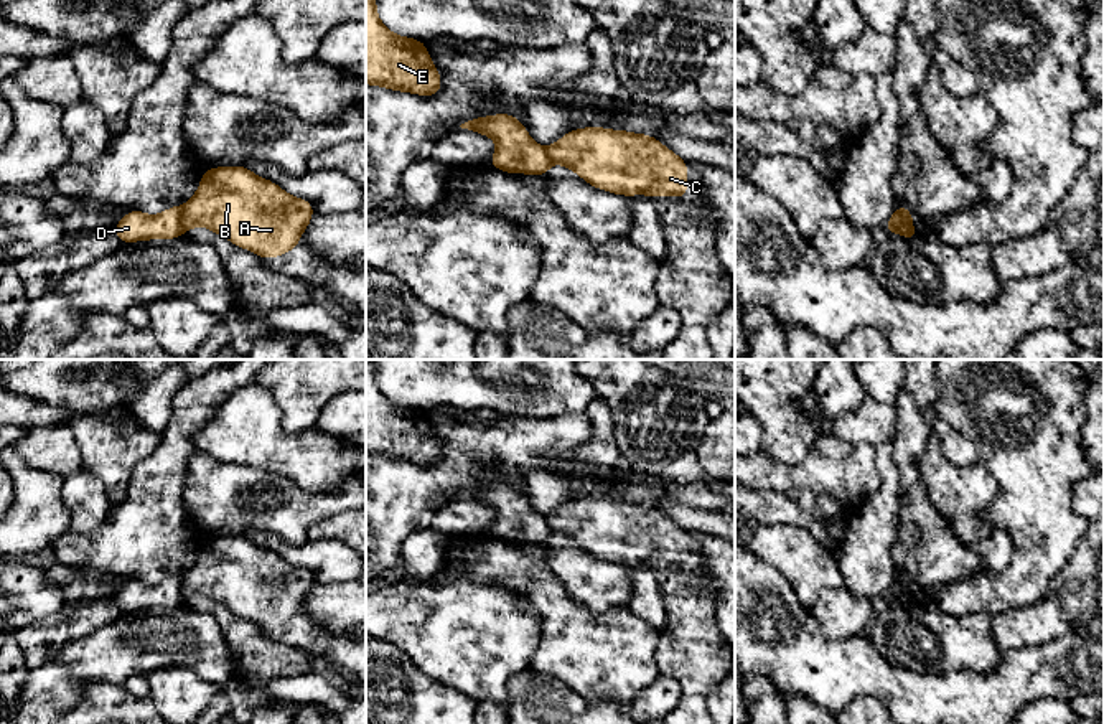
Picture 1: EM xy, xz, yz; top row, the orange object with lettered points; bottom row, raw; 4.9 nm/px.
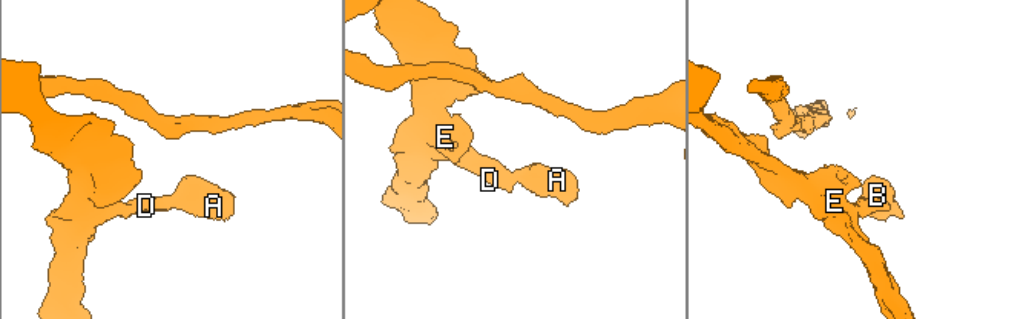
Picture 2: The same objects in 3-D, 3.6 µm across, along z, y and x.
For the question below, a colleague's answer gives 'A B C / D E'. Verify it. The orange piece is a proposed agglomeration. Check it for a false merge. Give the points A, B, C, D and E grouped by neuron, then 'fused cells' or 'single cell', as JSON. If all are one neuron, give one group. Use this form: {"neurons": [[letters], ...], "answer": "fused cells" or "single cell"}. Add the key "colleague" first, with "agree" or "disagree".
{"colleague": "agree", "neurons": [["A", "B", "C"], ["D", "E"]], "answer": "fused cells"}

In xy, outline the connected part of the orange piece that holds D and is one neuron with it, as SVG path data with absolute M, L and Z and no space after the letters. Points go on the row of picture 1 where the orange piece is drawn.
M171 206L153 216L132 209L114 226L114 233L124 244L150 239L176 239L185 234L181 228L181 206Z

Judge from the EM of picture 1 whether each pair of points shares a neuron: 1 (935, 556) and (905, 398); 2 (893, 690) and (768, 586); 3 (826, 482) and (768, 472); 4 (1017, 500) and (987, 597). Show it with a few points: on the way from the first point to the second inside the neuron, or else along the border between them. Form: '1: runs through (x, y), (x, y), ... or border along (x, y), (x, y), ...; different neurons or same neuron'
1: runs through (918, 517), (908, 475), (908, 437); same neuron
2: runs through (859, 670), (837, 668), (790, 620); same neuron
3: runs through (811, 477), (783, 477); same neuron
4: runs through (1025, 525), (1025, 561), (1012, 574); same neuron

